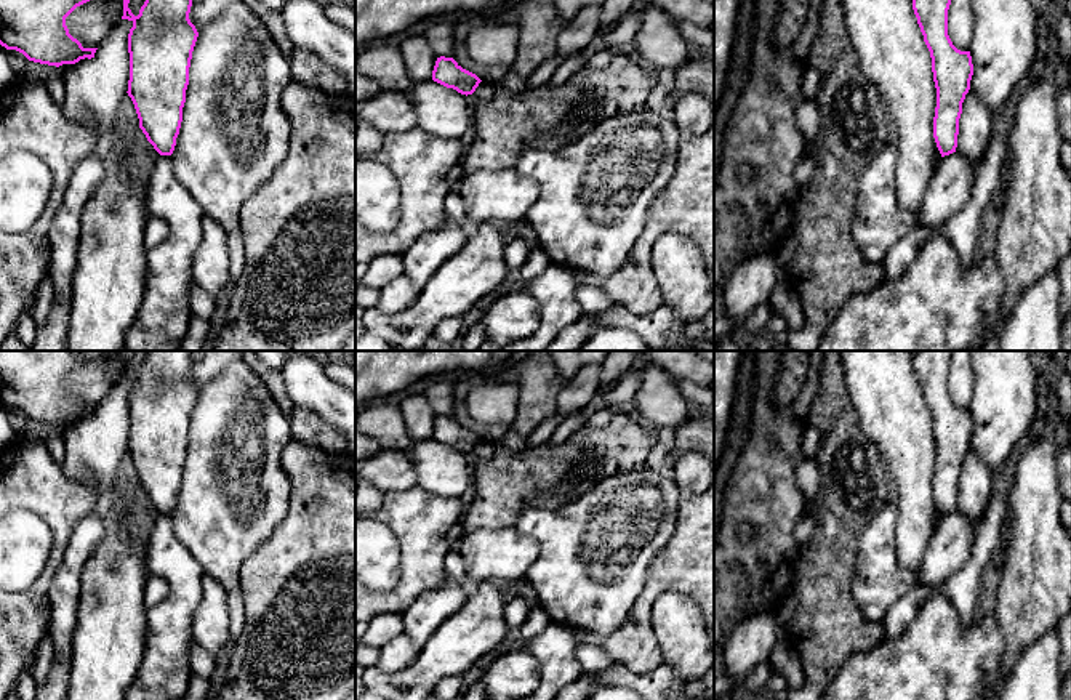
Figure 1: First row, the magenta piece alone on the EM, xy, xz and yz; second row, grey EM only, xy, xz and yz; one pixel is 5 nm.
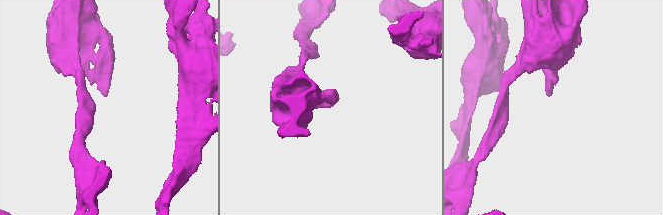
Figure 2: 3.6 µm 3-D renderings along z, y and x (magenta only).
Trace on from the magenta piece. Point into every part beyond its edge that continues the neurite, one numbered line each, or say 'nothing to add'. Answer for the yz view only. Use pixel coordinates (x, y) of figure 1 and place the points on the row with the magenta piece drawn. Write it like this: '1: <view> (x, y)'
nothing to add

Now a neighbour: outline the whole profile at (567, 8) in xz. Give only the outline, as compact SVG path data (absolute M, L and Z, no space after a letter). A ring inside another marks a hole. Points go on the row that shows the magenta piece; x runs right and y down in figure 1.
M552 0L559 14L568 22L572 21L583 8L591 5L600 5L605 0Z

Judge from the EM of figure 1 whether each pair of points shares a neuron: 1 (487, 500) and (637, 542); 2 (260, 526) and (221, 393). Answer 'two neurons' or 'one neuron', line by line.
1: two neurons
2: one neuron

